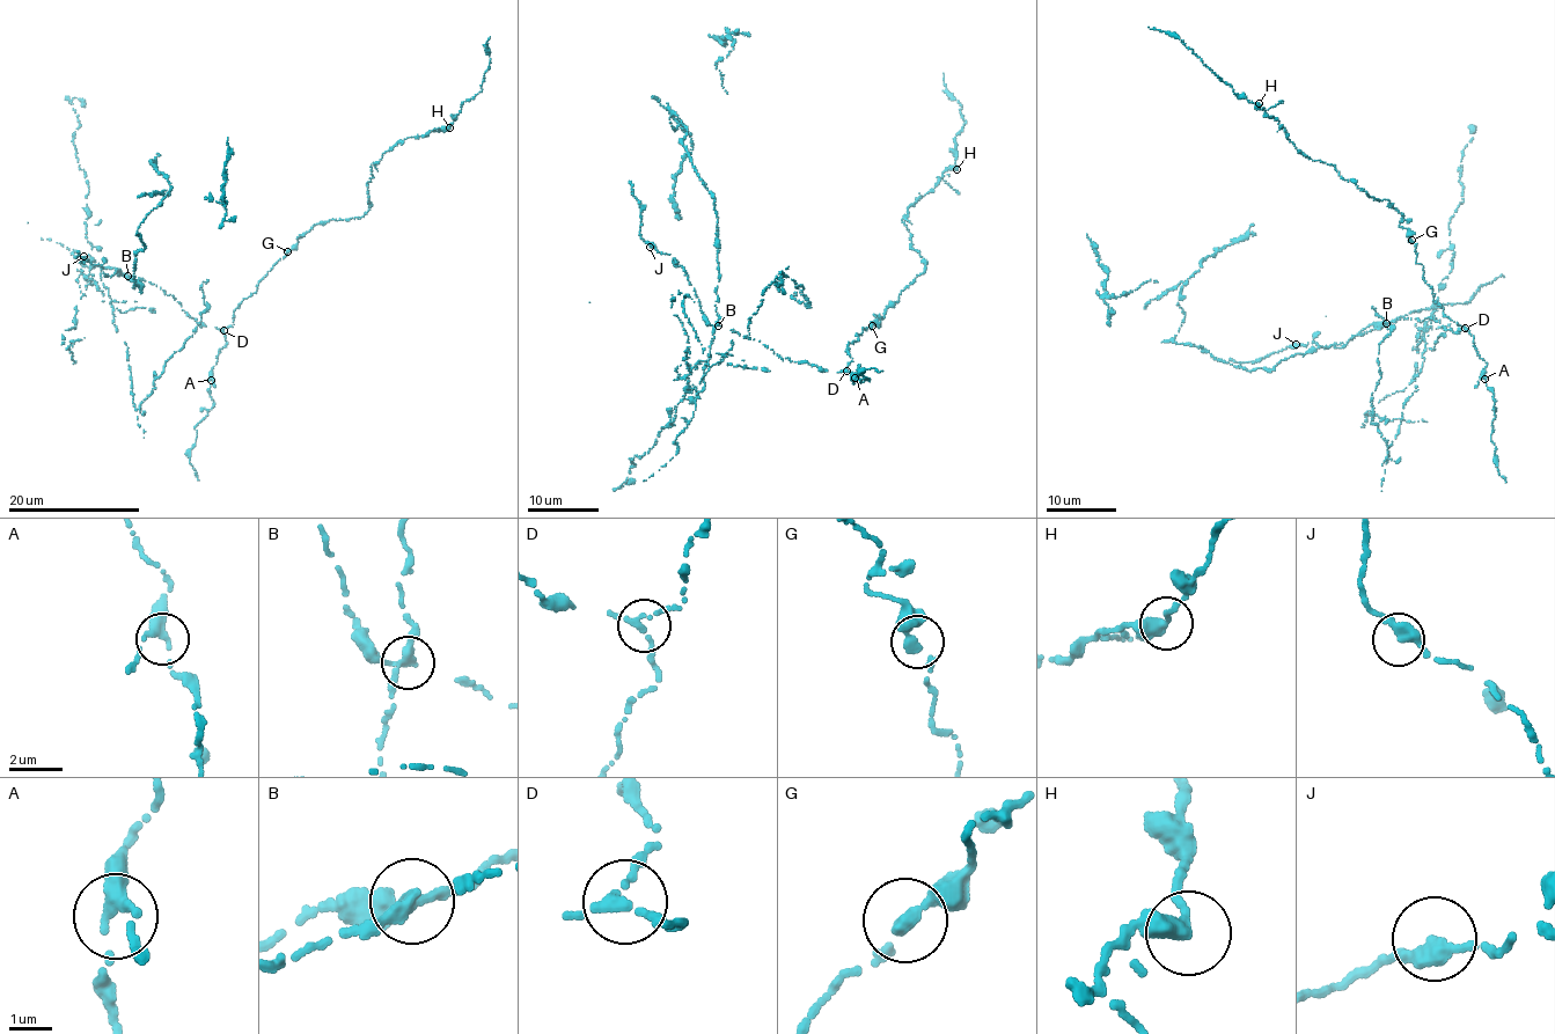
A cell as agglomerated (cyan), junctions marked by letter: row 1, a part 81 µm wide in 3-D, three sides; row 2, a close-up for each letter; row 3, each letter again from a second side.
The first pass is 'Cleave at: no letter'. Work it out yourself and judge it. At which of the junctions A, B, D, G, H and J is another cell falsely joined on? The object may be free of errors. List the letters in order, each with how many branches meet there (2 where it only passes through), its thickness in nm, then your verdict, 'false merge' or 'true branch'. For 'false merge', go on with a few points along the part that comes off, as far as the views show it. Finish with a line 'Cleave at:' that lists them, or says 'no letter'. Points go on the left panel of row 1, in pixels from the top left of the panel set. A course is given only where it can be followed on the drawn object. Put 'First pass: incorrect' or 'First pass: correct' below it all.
A: 3 branches meet; 280 nm thick; true branch
B: 3 branches meet; 240 nm thick; false merge
D: 3 branches meet; 190 nm thick; true branch
G: 2 branches meet; 280 nm thick; true branch
H: 3 branches meet; 280 nm thick; true branch
J: 2 branches meet; 400 nm thick; true branch
Cleave at: B
First pass: incorrect

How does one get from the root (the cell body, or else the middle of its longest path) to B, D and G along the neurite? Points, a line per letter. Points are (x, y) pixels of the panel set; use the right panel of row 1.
B: (1443, 325), (1428, 317), (1420, 321), (1403, 317), (1385, 323)
D: (1443, 325), (1456, 332), (1465, 328)
G: (1443, 325), (1456, 332), (1465, 327), (1450, 320), (1436, 303), (1424, 279), (1423, 266), (1416, 261), (1412, 240)

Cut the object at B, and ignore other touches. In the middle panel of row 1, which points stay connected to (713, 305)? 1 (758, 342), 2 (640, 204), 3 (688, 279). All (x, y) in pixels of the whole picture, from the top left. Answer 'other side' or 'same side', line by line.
1: other side
2: other side
3: other side

